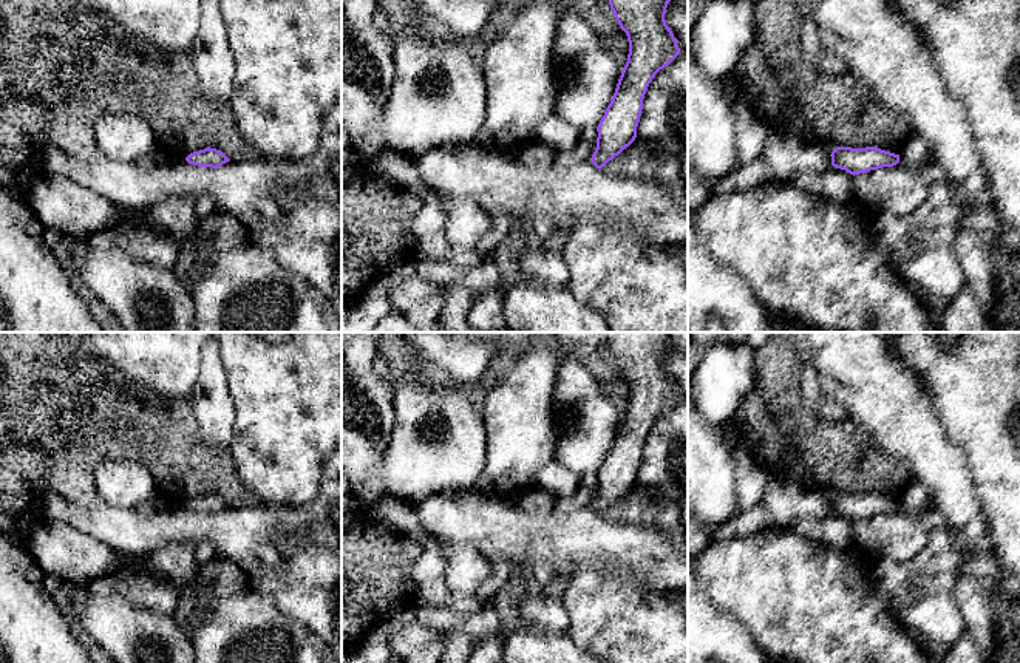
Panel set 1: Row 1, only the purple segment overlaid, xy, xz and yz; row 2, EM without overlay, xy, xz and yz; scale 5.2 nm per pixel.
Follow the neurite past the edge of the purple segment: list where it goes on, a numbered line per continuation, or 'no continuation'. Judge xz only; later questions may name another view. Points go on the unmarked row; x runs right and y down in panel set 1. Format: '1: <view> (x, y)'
no continuation

